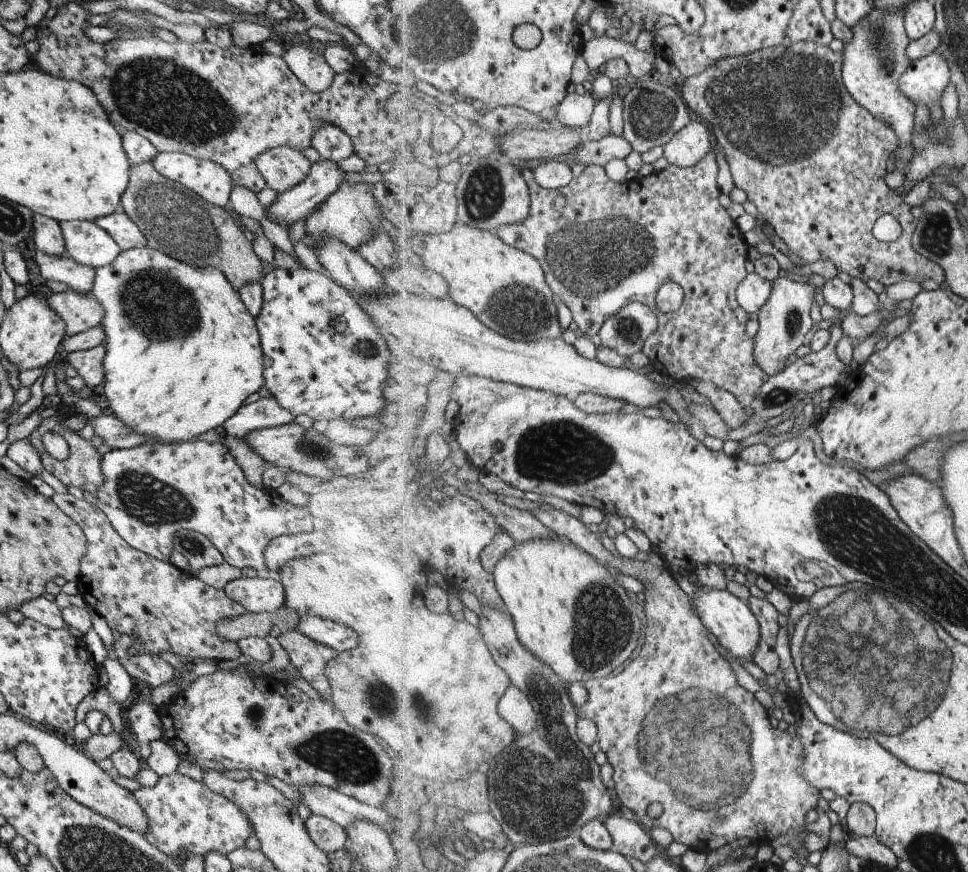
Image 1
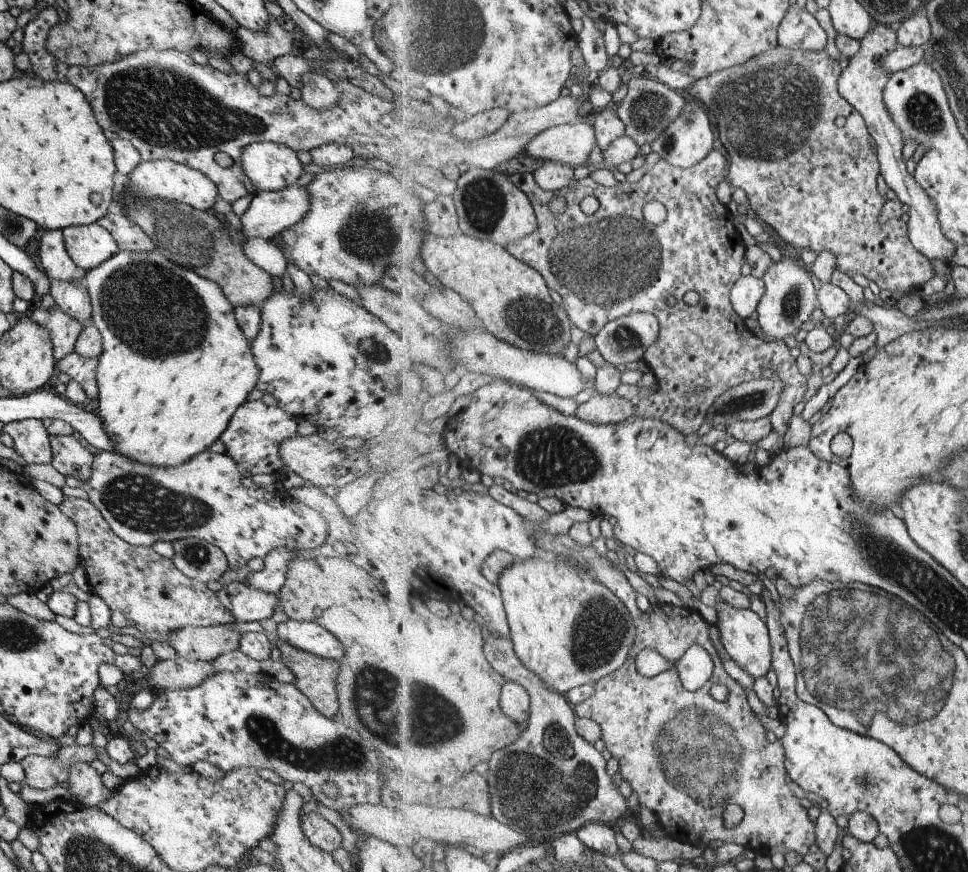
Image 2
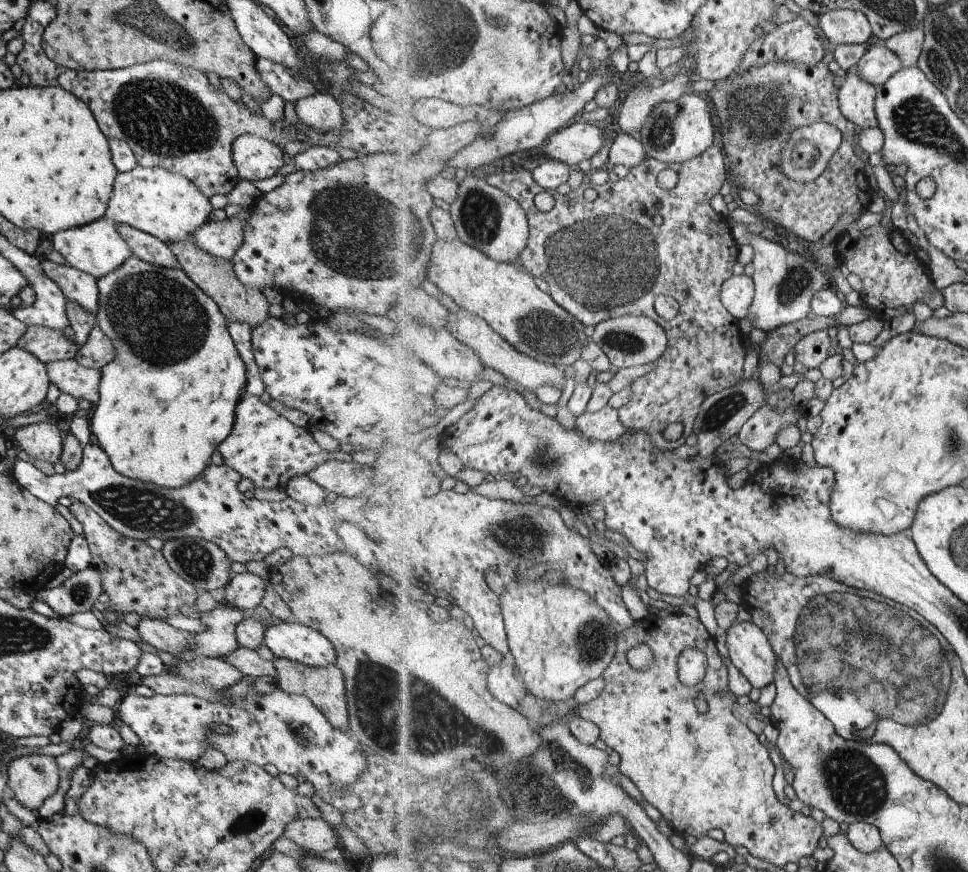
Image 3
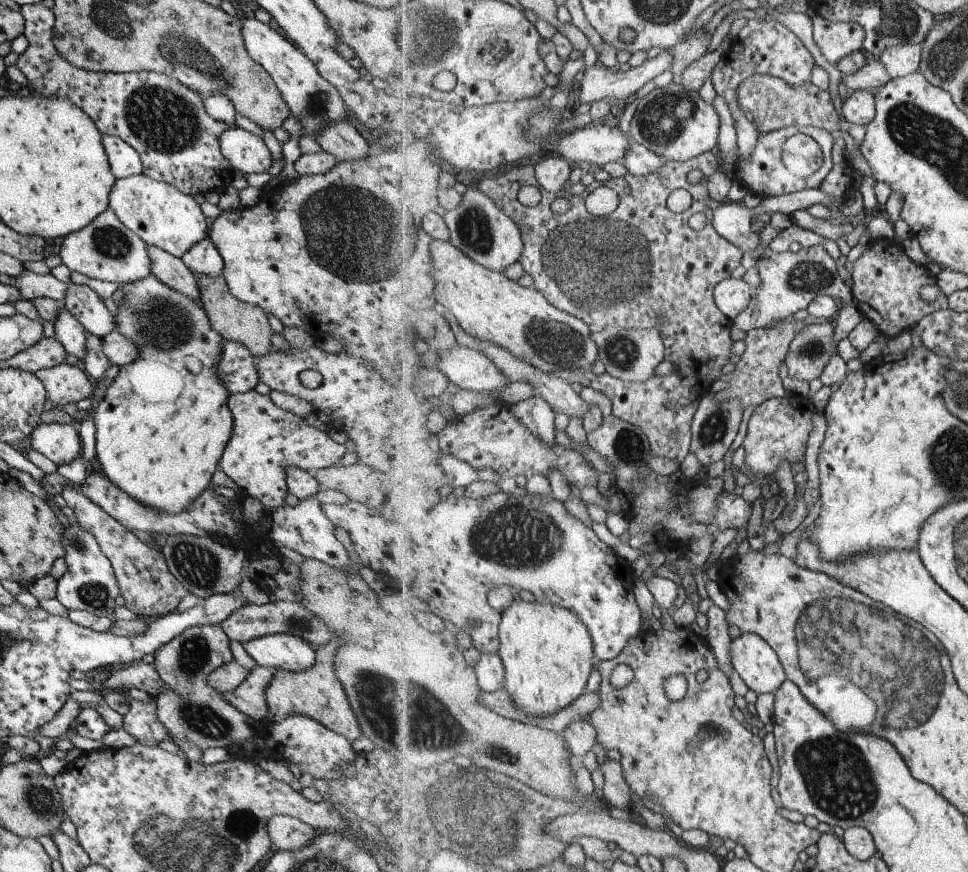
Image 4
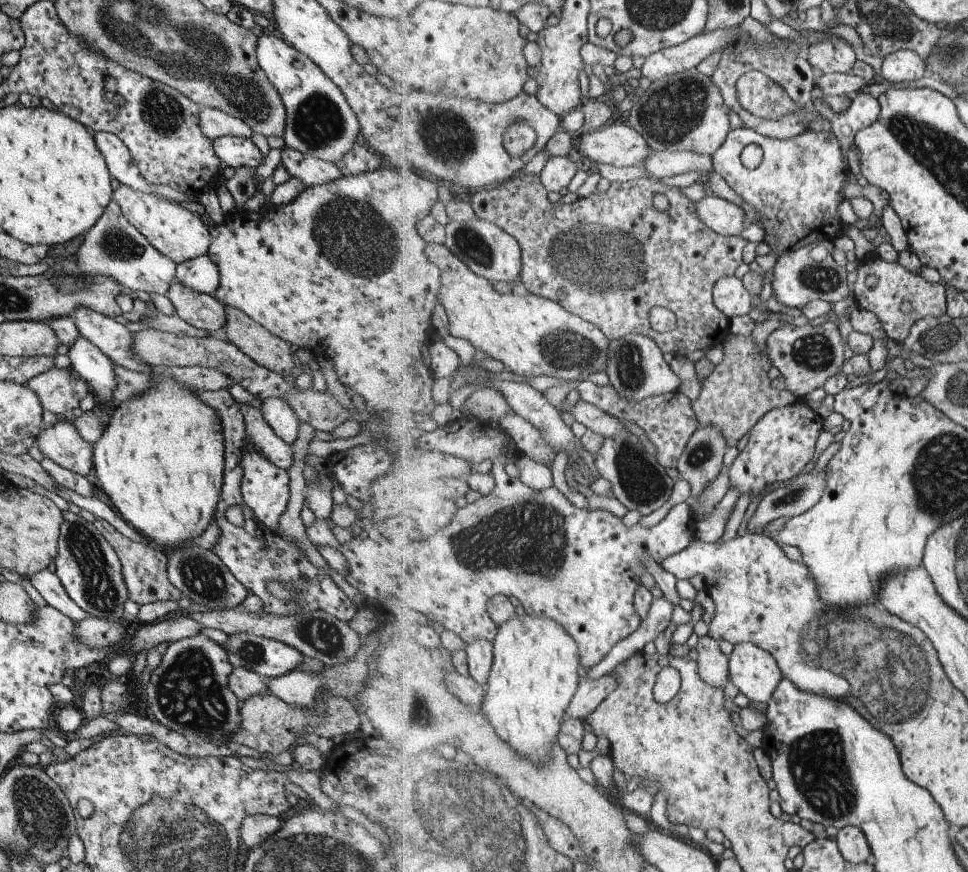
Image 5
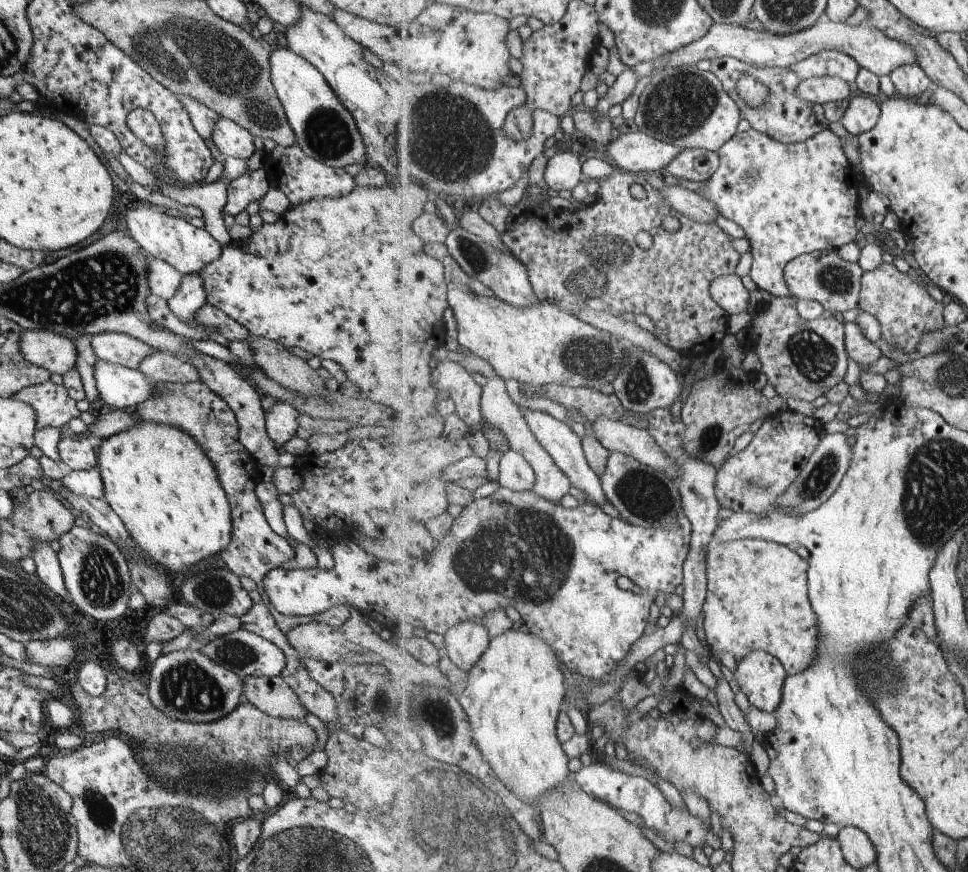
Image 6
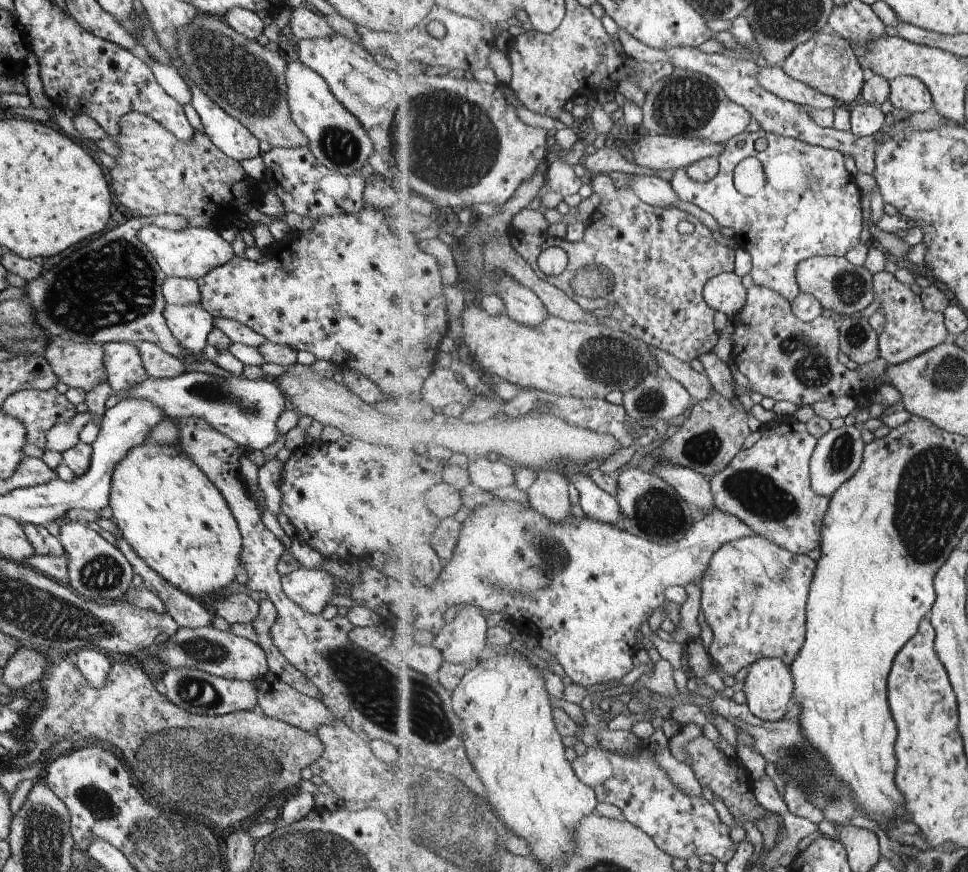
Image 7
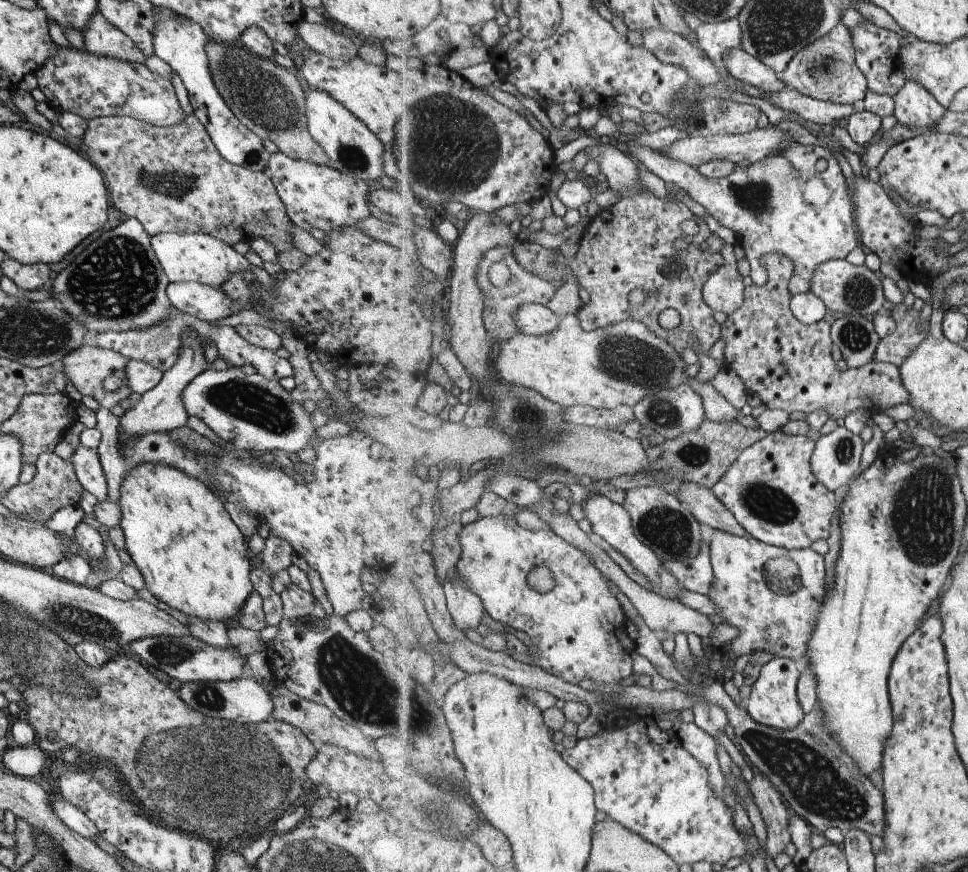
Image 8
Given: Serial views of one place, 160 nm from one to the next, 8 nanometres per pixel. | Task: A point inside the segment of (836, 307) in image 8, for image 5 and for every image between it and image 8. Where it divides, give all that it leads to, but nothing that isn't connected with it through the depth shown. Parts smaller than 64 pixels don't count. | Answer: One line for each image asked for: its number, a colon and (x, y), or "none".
5: (799, 277)
6: (822, 276)
7: (845, 289)

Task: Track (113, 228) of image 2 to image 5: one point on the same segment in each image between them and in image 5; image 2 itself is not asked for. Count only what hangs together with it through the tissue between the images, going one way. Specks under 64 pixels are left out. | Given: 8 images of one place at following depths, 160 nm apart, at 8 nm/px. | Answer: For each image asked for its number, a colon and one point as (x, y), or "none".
3: (147, 247)
4: (169, 270)
5: (200, 310)

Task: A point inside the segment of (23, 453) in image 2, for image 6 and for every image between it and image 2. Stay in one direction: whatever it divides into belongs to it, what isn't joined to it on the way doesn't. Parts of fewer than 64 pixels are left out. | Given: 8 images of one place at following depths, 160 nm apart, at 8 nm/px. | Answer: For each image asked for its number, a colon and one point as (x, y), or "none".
3: (42, 441)
4: (60, 443)
5: (60, 442)
6: (76, 455)

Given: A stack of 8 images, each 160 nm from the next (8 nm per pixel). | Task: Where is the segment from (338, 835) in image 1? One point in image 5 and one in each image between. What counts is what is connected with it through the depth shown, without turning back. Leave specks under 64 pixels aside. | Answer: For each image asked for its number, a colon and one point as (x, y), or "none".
2: (319, 832)
3: (315, 835)
4: (285, 832)
5: (254, 829)

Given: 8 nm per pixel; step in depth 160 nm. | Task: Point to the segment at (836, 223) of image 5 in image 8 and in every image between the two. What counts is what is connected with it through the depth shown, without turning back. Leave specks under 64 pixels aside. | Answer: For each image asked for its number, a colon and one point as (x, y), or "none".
6: (804, 198)
7: (810, 207)
8: (797, 203)

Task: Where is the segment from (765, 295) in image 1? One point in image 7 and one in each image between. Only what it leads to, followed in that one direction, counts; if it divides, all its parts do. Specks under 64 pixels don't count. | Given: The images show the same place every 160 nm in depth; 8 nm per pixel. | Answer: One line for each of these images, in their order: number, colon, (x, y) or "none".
2: (746, 294)
3: (738, 294)
4: (733, 296)
5: (730, 295)
6: (729, 291)
7: (725, 293)

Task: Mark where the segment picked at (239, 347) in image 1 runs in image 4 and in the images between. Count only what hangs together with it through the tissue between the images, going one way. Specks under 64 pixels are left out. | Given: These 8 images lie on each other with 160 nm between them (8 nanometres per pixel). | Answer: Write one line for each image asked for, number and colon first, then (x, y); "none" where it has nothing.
2: (174, 365)
3: (166, 401)
4: (160, 428)

